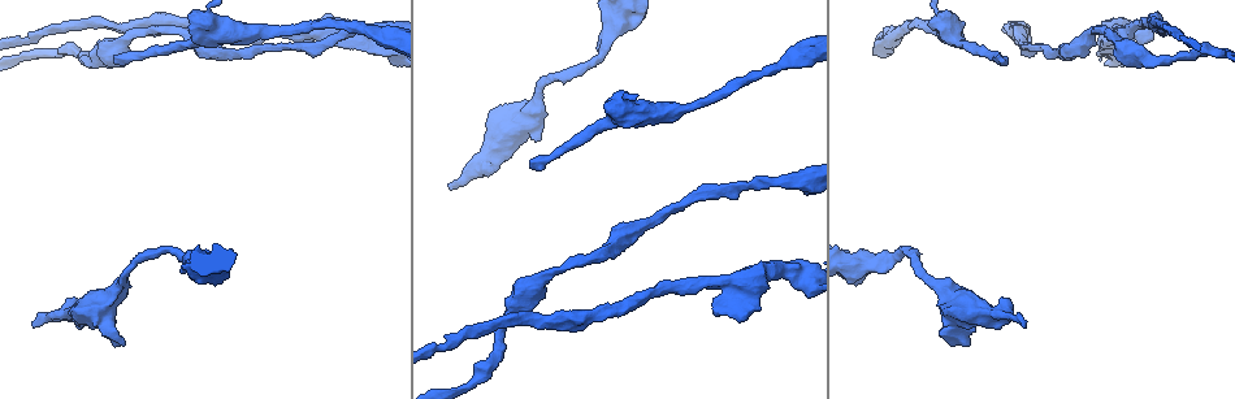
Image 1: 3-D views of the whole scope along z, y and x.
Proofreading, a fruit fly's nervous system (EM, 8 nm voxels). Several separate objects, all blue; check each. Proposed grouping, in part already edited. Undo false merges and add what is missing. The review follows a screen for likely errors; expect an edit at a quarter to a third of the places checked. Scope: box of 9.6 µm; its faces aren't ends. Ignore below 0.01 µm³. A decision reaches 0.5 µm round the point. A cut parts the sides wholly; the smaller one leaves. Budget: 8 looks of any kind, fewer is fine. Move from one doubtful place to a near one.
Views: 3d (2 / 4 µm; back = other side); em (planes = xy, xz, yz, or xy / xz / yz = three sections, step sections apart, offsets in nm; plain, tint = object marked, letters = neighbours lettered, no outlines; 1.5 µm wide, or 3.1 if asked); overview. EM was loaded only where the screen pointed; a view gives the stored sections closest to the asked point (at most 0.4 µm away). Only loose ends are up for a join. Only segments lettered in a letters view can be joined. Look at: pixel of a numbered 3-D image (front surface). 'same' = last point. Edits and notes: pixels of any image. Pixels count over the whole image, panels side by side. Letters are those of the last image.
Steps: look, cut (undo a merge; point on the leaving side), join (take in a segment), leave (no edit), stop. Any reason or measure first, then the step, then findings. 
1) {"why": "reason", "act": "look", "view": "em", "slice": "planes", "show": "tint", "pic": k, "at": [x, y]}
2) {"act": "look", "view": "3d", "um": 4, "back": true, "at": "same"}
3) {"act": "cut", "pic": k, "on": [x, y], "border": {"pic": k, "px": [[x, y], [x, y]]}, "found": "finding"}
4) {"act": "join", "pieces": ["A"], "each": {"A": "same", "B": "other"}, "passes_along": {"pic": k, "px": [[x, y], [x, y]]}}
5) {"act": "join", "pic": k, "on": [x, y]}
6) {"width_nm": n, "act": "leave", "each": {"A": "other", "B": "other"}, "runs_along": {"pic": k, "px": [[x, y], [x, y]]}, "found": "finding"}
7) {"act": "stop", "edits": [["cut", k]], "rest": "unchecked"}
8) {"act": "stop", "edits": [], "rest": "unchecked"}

{"why": "long arm stops here", "act": "look", "view": "em", "slice": "planes", "show": "letters", "pic": 1, "at": [1003, 61]}

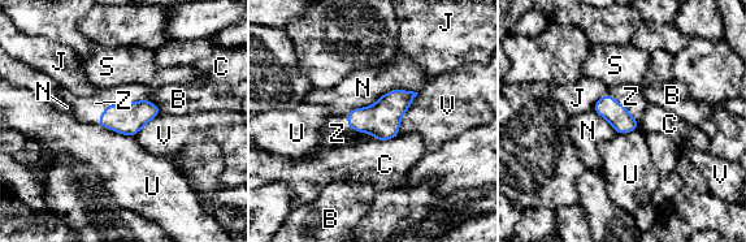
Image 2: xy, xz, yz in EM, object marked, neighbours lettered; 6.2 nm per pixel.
{"longest_contact_nm": ["N", 460], "act": "join", "pic": 2, "on": [87, 108], "each": {"B": "other", "C": "other", "J": "other", "N": "other", "S": "other", "U": "other", "V": "other", "Z": "same"}, "passes_along": {"pic": 2, "px": [[128, 119], [117, 104], [87, 108]]}, "found": "the neuron continues"}

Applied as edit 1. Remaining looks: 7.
{"why": "see it whole again", "act": "look", "view": "overview"}

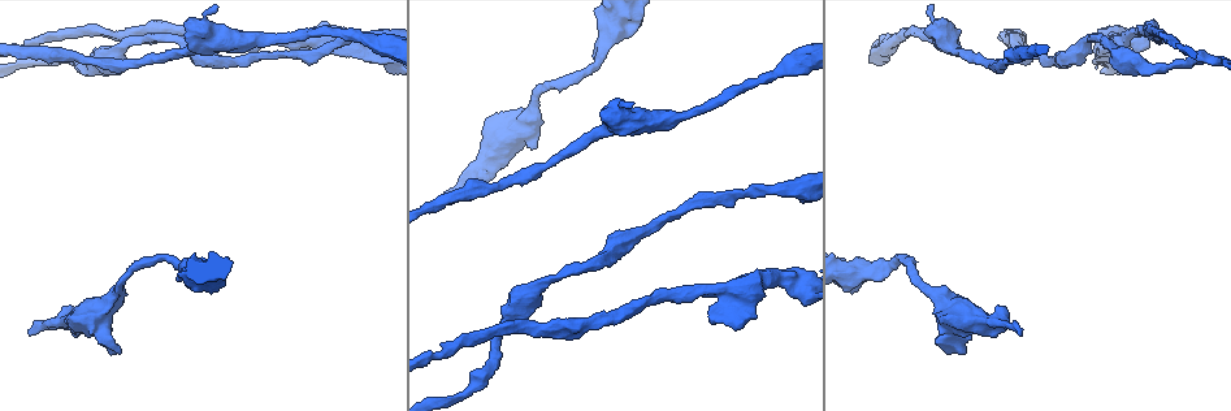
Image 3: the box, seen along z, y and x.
{"why": "branch stops here", "act": "look", "view": "3d", "um": 2, "pic": 3, "at": [1020, 333]}

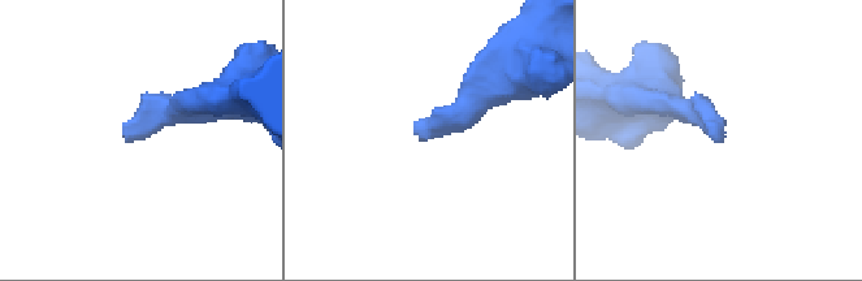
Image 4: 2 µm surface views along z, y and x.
{"act": "look", "view": "em", "slice": "planes", "show": "plain", "pic": 4, "at": [132, 137]}

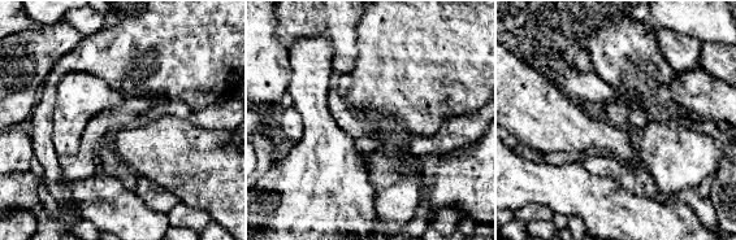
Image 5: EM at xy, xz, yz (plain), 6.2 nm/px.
{"why": "what lies round it", "act": "look", "view": "em", "slice": "planes", "show": "letters", "at": "same"}

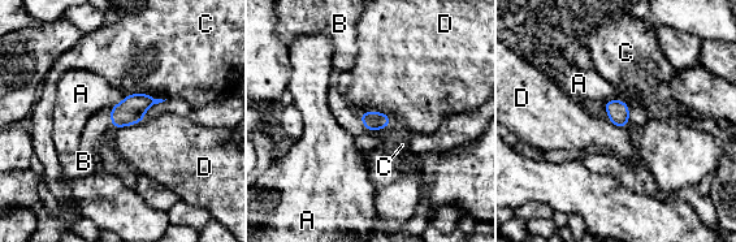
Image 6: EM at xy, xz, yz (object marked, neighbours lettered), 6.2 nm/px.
{"act": "join", "pic": 6, "on": [86, 155], "each": {"A": "other", "B": "same", "C": "other", "D": "other"}, "passes_along": {"pic": 6, "px": [[130, 111], [112, 124], [86, 155]]}, "found": "it goes on there"}

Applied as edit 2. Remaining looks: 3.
{"act": "stop", "edits": [["join", 2], ["join", 6]], "rest": "unchecked"}

